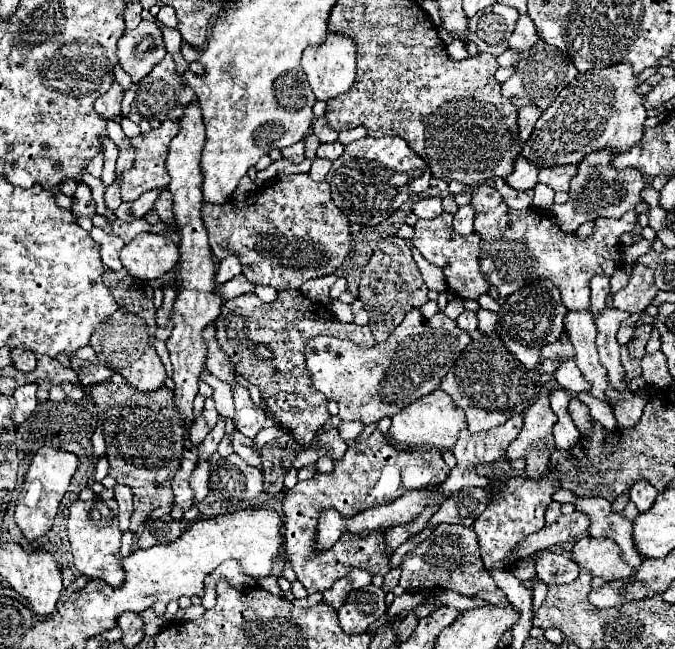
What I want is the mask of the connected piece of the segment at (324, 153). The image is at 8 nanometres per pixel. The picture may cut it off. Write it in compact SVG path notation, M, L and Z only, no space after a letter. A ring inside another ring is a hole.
M337 140L337 142L331 142L331 144L321 144L317 148L317 158L327 158L327 160L337 160L339 156L343 154L343 144Z

